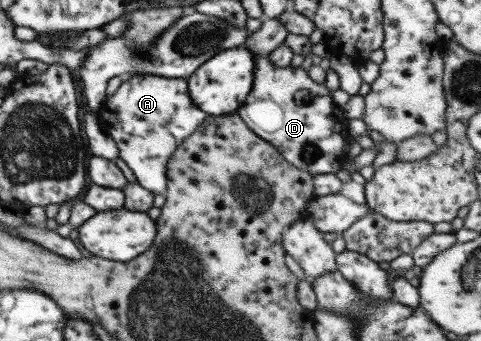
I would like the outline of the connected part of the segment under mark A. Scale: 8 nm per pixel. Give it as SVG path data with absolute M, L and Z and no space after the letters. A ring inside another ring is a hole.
M144 73L123 78L117 91L106 99L96 115L116 143L119 157L136 175L138 183L158 195L168 191L168 158L207 116L202 109L193 105L187 78Z

